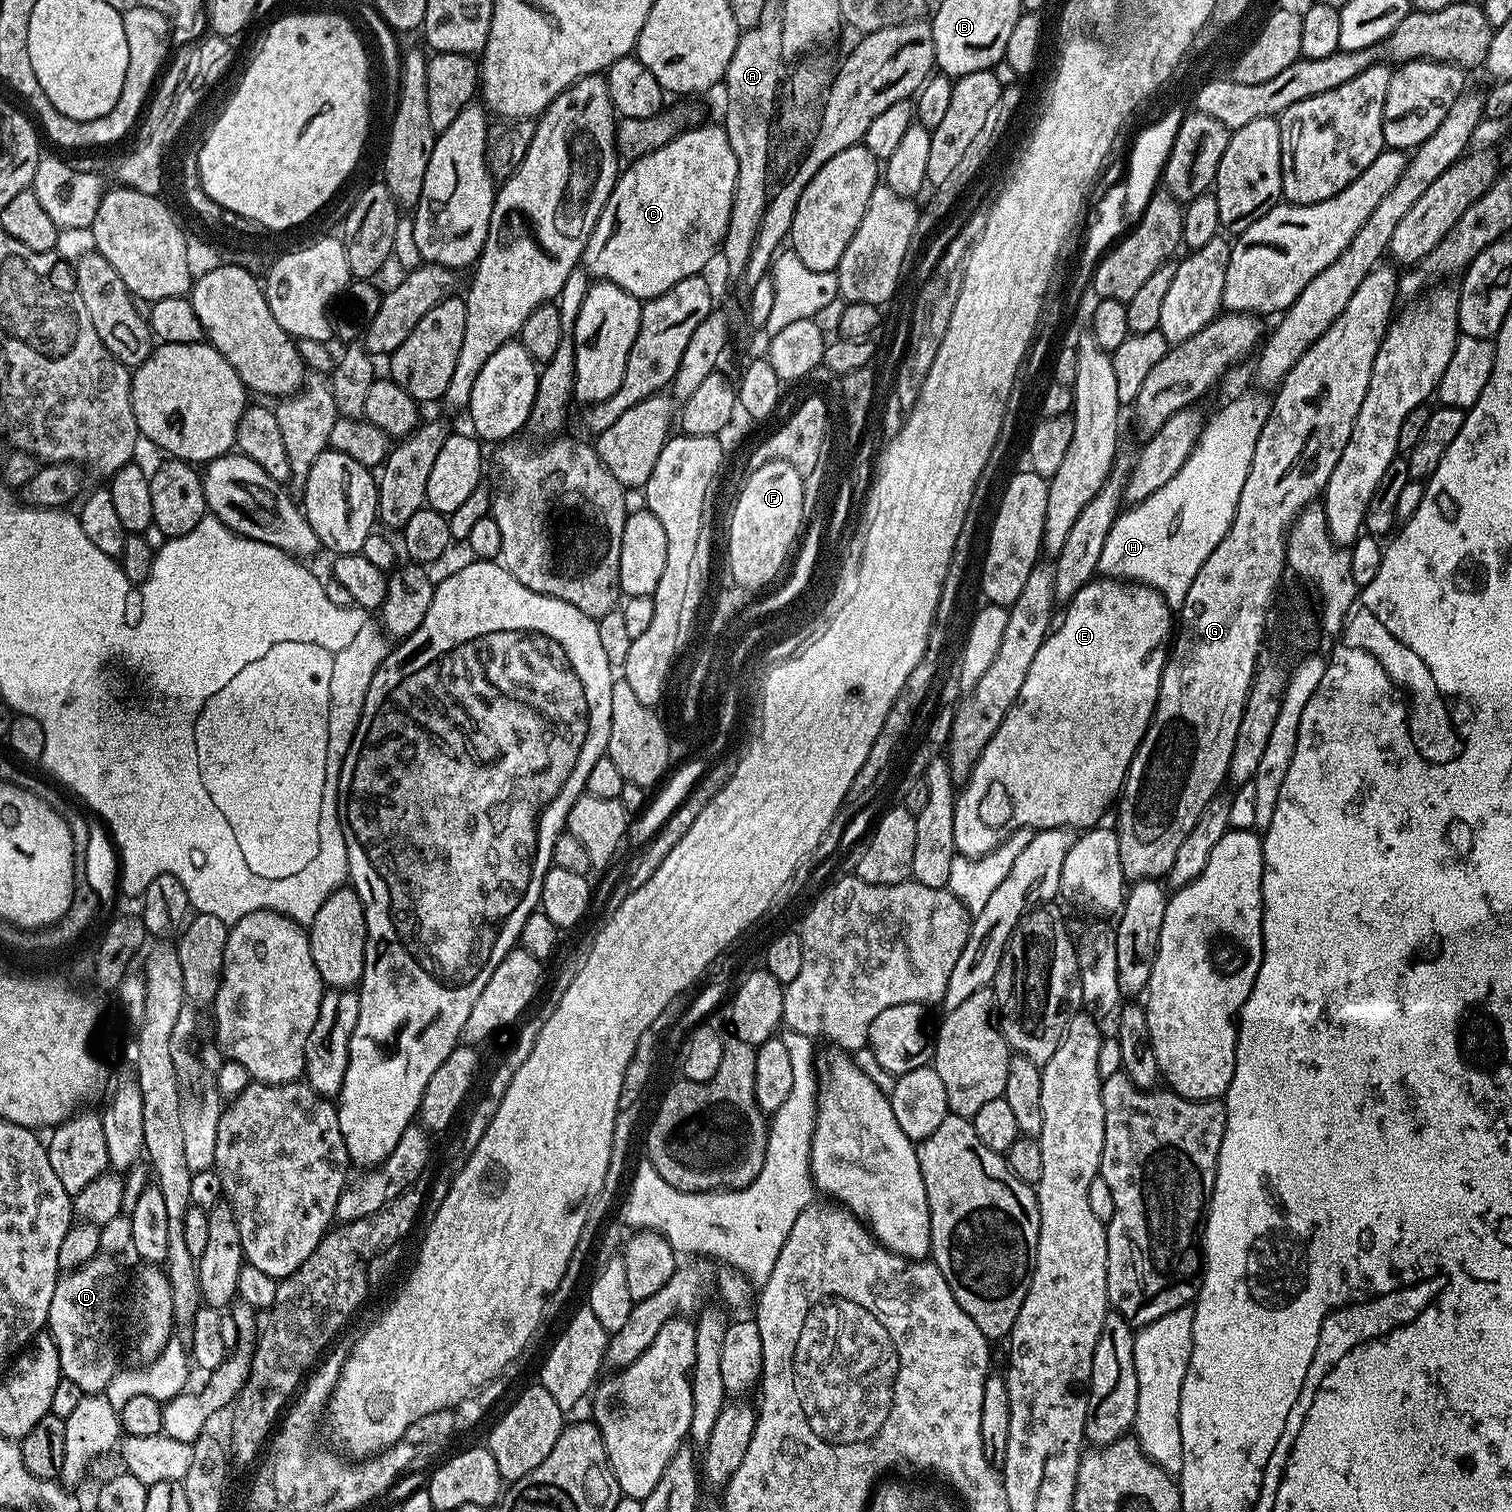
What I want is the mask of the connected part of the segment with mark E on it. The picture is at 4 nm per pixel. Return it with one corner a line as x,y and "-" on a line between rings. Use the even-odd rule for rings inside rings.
1093,578
1086,586
1076,591
1074,598
1067,601
1065,608
1068,609
1065,610
1064,617
1061,620
1059,617
1054,631
1044,639
1042,646
1038,646
1038,654
1034,654
1034,662
1030,665
1030,671
1026,673
1026,682
1022,682
1022,690
1018,690
1018,698
1014,706
1010,706
1006,718
1002,718
1002,726
994,730
994,738
986,742
978,762
972,768
972,773
967,780
963,781
959,789
954,810
954,842
959,855
985,856
987,852
997,848
1011,832
1019,828
1039,830
1073,826
1080,830
1091,829
1101,823
1100,815
1111,804
1113,807
1121,795
1130,762
1146,734
1148,723
1152,721
1152,715
1156,709
1156,699
1166,659
1165,653
1156,651
1164,643
1165,647
1173,635
1174,612
1164,601
1164,595
1149,584
1125,582
1119,578

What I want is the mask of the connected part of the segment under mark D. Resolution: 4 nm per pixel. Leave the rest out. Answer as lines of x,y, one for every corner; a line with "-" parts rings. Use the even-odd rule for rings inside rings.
107,1254
95,1256
90,1262
63,1273
54,1286
46,1331
57,1346
61,1377
75,1382
78,1390
86,1394
103,1393
118,1371
116,1295
120,1292
120,1262

